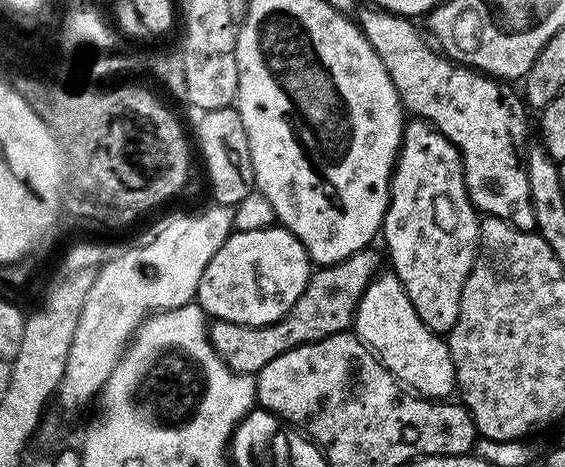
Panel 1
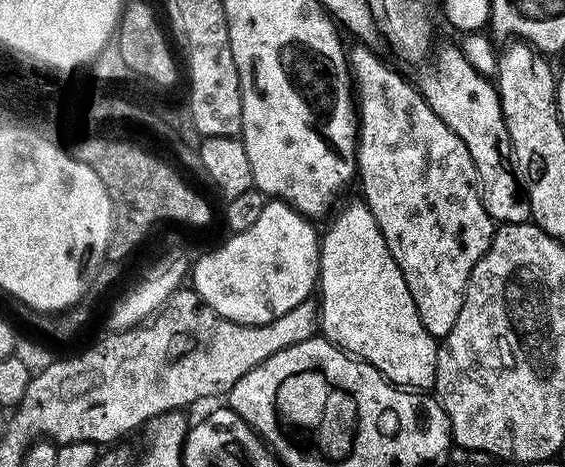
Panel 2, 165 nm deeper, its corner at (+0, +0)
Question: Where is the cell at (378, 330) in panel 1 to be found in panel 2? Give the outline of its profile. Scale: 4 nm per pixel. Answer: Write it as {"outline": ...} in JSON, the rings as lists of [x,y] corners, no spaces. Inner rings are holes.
{"outline":[[[359,203],[346,205],[340,213],[337,211],[320,236],[319,331],[324,339],[337,344],[343,352],[377,368],[397,388],[431,389],[436,383],[437,337],[431,336],[426,326],[422,326],[418,306],[414,306],[414,298],[410,298],[410,286],[406,286],[406,278],[402,278],[402,270],[398,270],[398,262],[394,262],[394,254],[390,254],[390,246],[386,246],[386,238],[382,238],[374,214],[367,203]]]}

